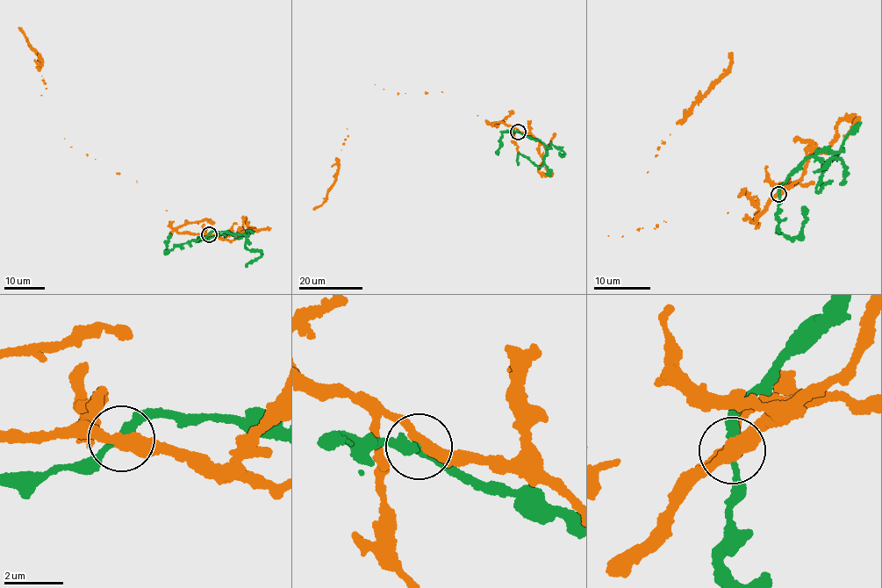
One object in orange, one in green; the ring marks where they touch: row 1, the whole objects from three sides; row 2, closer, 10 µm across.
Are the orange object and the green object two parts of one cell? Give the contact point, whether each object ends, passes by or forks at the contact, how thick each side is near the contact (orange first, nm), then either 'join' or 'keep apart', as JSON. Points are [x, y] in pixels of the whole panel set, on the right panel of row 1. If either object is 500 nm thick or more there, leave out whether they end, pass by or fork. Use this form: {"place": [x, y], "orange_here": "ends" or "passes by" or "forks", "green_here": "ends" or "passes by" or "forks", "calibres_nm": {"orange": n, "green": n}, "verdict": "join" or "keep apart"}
{"place": [778, 194], "orange_here": "passes by", "green_here": "passes by", "calibres_nm": {"orange": 360, "green": 240}, "verdict": "keep apart"}

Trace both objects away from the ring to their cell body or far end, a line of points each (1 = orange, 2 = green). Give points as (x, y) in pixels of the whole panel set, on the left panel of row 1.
1: (209, 234), (177, 232), (167, 211), (119, 175), (70, 146), (38, 68), (41, 65), (38, 52), (18, 27)
2: (209, 234), (216, 231), (246, 235), (239, 239), (225, 233), (199, 240), (198, 238)

